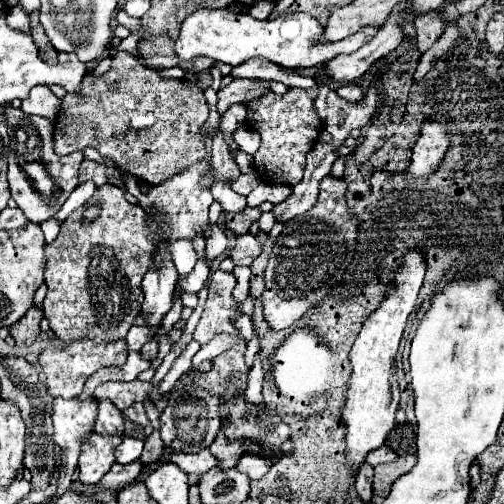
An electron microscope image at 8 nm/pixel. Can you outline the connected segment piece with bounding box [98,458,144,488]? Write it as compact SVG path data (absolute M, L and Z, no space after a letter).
M140 458L130 462L130 464L114 464L110 468L110 472L98 482L98 488L100 486L122 486L126 482L132 482L134 478L140 476L142 470L144 470L144 464Z

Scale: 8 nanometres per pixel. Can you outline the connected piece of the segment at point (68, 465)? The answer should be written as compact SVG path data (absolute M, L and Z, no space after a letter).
M54 400L54 442L62 448L62 466L58 478L58 492L62 494L70 484L70 474L76 468L76 458L80 454L80 446L90 438L94 432L94 422L98 414L98 402L90 400Z

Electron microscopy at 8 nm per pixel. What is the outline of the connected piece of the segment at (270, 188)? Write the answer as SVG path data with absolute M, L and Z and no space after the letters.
M260 184L258 188L254 188L248 194L248 206L258 208L262 202L272 202L272 204L280 204L284 202L288 196L292 194L292 186L284 186L284 184Z

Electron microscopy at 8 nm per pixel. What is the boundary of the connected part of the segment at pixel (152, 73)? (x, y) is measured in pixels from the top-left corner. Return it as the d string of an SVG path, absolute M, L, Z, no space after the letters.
M116 52L112 56L112 66L102 76L86 74L80 94L66 94L62 108L54 126L54 152L58 156L72 154L84 148L96 148L106 158L112 158L120 168L128 170L138 180L148 182L150 186L162 184L170 176L176 176L204 160L206 150L200 142L198 130L208 120L208 104L204 92L188 84L186 80L170 80L158 76L156 70L142 66L132 54Z

